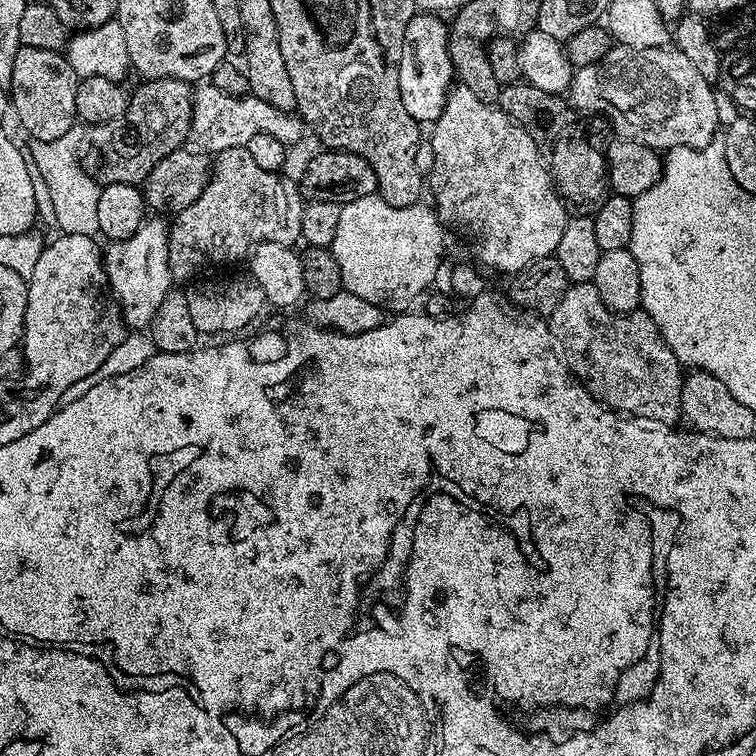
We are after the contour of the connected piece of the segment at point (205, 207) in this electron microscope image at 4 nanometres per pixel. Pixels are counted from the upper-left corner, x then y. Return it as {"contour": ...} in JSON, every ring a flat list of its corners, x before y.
{"contour":[[247,147,215,153,214,171,202,194,170,220,168,261,173,281,195,281,203,268,232,264,243,256,245,259,262,242,295,245,295,240,301,239,300,213,292,209,292,196,280,178,277,173,262,170,250,158]]}

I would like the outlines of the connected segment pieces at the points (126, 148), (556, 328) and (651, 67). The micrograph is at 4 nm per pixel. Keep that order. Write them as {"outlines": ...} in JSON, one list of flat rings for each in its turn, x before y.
{"outlines":[[[178,78,144,80,131,93,124,115,109,124,91,125,93,136,88,149,83,149,82,163,85,171,97,184,143,185,144,180,174,150,189,139,192,128,193,85]],[[590,282,569,283,550,317,552,339,568,371,595,400,632,418,669,426,681,419,680,395,686,377,679,358,643,310,611,312]],[[613,46,598,62,582,66,572,73,572,85,566,93,566,100,580,112,597,112,612,123,613,133,625,140,637,140,657,150,667,150,678,146,704,148,717,139,716,127,720,124,720,104,712,93,713,85,702,74,698,74,694,62,686,58,674,46,638,50]]]}

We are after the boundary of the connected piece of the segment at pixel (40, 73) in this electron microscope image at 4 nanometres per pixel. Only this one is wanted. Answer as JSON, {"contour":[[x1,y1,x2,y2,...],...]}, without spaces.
{"contour":[[23,46,14,54,10,82,6,86,10,93,10,108,33,141,51,142,73,131,72,123,78,120,74,102,77,83,76,71,70,66,67,55]]}

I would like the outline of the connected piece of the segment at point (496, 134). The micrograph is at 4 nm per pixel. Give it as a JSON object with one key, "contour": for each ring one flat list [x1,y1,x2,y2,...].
{"contour":[[458,82,449,89,446,106,434,121,430,135,434,166,428,175,428,190,432,192,437,216,449,229,454,228,472,240,477,256,475,259,483,267,488,266,507,274,520,272,530,262,553,255,568,217,567,205,556,191,535,140,516,122,497,105,475,98,464,84]]}

